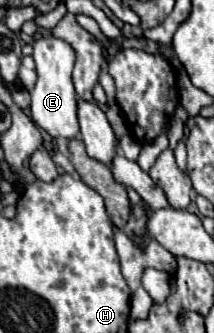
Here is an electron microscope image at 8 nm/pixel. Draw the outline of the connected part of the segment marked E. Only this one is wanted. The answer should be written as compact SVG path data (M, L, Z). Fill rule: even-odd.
M40 37L34 41L34 53L38 81L32 91L32 105L30 105L30 117L32 121L48 131L54 139L74 139L78 131L78 119L76 119L76 91L72 85L72 67L74 67L74 49L56 37Z

